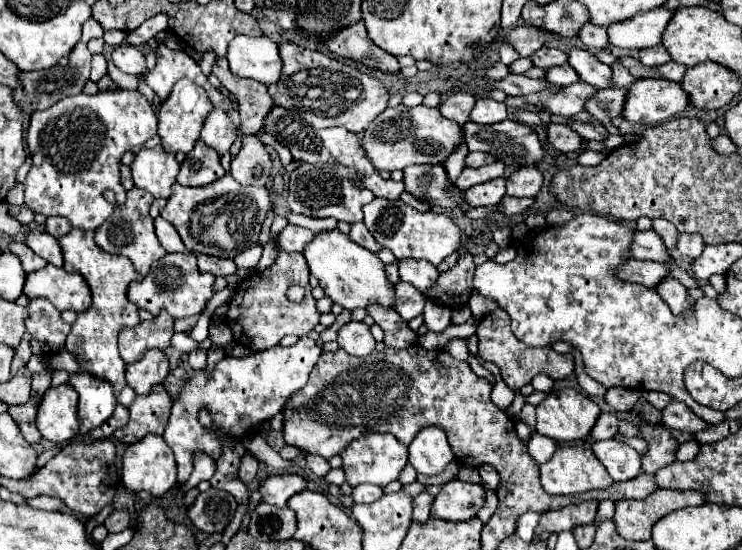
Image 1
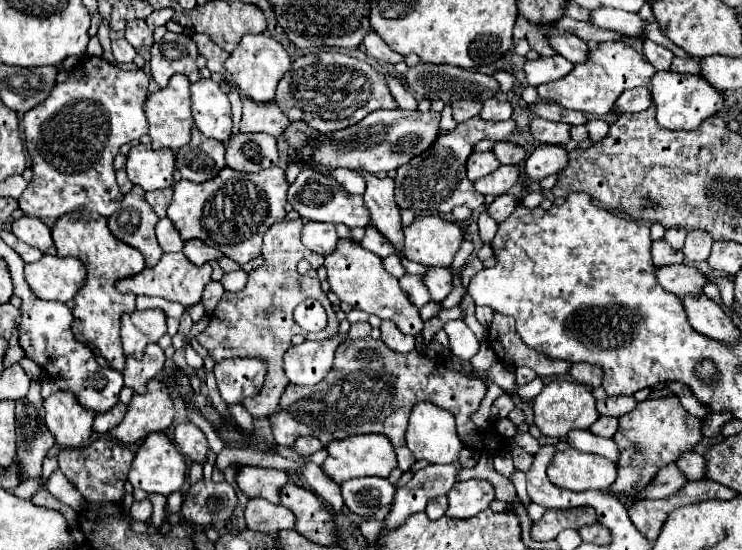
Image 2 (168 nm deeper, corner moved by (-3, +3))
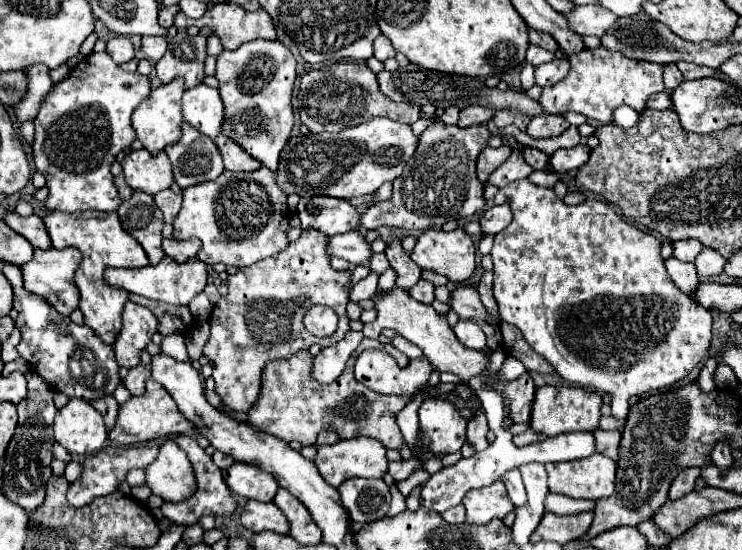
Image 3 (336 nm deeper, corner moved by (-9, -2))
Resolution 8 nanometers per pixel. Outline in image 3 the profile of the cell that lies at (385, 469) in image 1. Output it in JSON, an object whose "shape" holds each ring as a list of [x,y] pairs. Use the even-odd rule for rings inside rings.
{"shape":[[[353,437],[353,439],[341,439],[335,445],[329,447],[319,447],[317,449],[317,459],[315,465],[321,473],[321,477],[331,485],[331,487],[339,487],[345,479],[351,477],[379,477],[383,479],[387,473],[387,449],[383,443],[379,443],[377,439],[369,439],[369,437]]]}

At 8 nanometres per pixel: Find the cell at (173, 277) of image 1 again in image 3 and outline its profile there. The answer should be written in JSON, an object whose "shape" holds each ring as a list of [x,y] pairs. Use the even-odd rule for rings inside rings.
{"shape":[[[165,257],[155,267],[147,265],[141,269],[105,269],[105,281],[111,287],[119,287],[129,293],[137,293],[149,299],[171,303],[171,305],[189,305],[193,297],[203,291],[203,287],[207,285],[207,279],[209,279],[207,265],[199,259],[193,259],[189,263],[177,263],[175,259]]]}

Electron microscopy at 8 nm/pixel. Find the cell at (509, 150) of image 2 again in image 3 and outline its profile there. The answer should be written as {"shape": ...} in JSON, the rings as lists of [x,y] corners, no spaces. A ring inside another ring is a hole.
{"shape":[[[523,147],[521,149],[521,155],[525,159],[527,165],[531,165],[533,169],[545,169],[547,167],[547,161],[549,157],[545,153],[541,153],[539,149],[533,149],[533,147]]]}

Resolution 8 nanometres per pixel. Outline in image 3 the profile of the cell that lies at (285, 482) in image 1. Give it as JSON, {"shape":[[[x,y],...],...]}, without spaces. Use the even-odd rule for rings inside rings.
{"shape":[[[233,463],[229,469],[223,471],[225,483],[229,483],[229,489],[245,499],[257,499],[257,501],[273,501],[279,485],[271,473],[261,471],[259,467],[247,465],[247,463]]]}

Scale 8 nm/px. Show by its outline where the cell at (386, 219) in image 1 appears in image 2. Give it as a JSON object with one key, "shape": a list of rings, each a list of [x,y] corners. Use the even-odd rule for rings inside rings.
{"shape":[[[423,216],[415,218],[411,226],[403,226],[405,232],[405,256],[423,266],[451,266],[453,256],[463,244],[463,230],[457,222],[447,222],[439,216]]]}

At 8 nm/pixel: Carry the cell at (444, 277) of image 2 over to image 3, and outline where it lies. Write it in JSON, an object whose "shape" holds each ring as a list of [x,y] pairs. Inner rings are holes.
{"shape":[[[455,287],[451,291],[451,301],[449,307],[461,317],[461,319],[471,319],[471,317],[481,317],[485,321],[489,321],[479,295],[473,287]]]}

